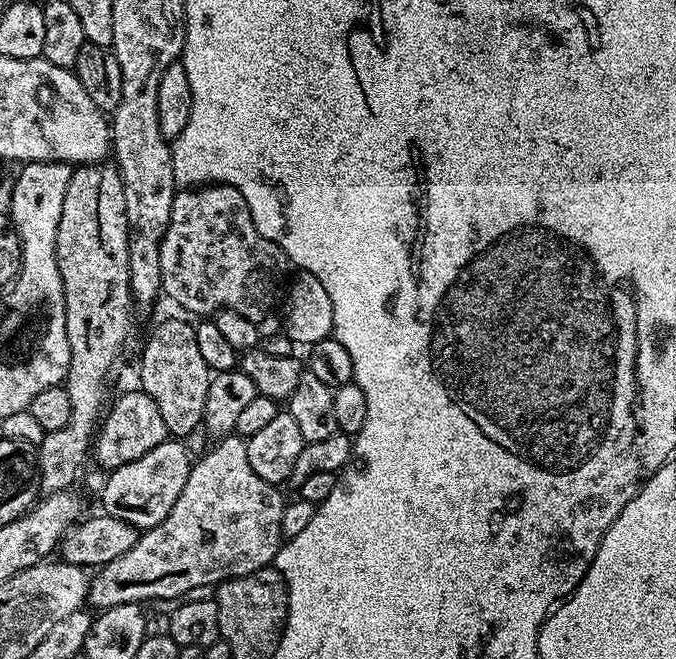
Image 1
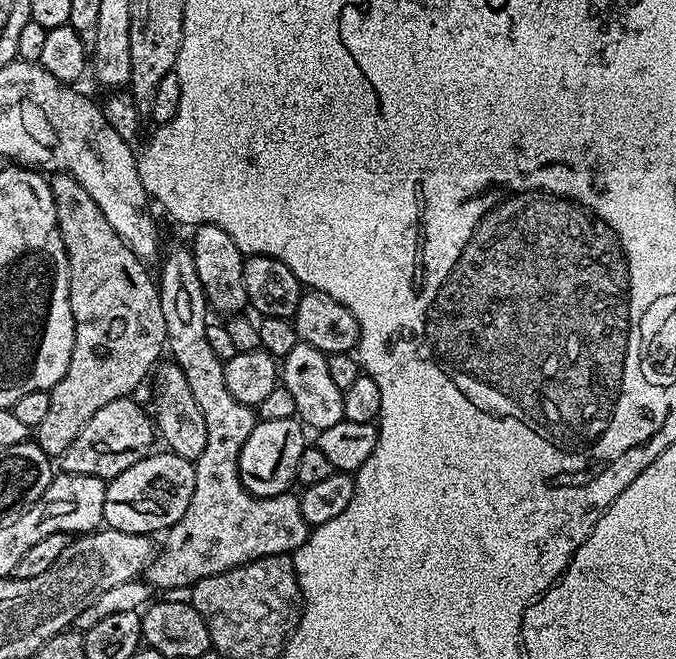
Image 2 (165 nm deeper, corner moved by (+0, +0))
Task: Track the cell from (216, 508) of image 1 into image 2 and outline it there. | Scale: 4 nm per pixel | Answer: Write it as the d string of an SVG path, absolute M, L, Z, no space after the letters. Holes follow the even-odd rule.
M187 243L172 244L168 248L168 257L158 272L158 287L162 302L162 318L166 318L166 348L171 359L186 374L186 382L190 385L190 394L194 394L194 402L198 410L202 410L202 418L206 418L206 446L202 454L194 462L194 498L190 498L190 506L186 506L186 514L178 518L173 528L169 528L163 537L164 545L159 545L152 561L144 569L142 576L156 590L169 588L187 588L202 578L210 578L210 574L225 572L243 564L249 564L263 556L283 556L291 554L307 542L310 526L306 518L302 518L300 497L296 494L282 496L255 496L247 492L240 481L240 451L250 438L254 426L258 423L258 412L251 404L238 402L230 390L226 390L226 374L224 361L214 354L210 342L206 339L206 326L210 322L208 299L202 290L202 282L198 278L198 266L194 266L191 247Z

